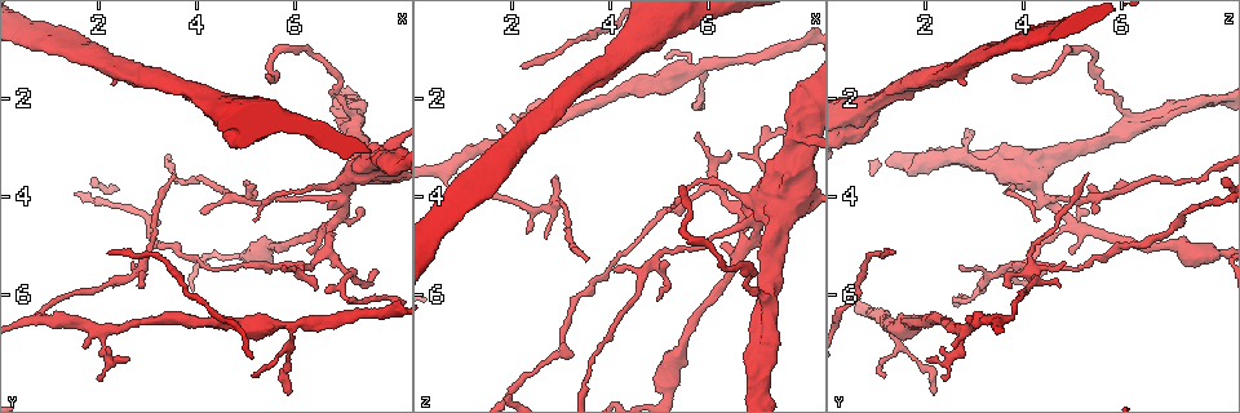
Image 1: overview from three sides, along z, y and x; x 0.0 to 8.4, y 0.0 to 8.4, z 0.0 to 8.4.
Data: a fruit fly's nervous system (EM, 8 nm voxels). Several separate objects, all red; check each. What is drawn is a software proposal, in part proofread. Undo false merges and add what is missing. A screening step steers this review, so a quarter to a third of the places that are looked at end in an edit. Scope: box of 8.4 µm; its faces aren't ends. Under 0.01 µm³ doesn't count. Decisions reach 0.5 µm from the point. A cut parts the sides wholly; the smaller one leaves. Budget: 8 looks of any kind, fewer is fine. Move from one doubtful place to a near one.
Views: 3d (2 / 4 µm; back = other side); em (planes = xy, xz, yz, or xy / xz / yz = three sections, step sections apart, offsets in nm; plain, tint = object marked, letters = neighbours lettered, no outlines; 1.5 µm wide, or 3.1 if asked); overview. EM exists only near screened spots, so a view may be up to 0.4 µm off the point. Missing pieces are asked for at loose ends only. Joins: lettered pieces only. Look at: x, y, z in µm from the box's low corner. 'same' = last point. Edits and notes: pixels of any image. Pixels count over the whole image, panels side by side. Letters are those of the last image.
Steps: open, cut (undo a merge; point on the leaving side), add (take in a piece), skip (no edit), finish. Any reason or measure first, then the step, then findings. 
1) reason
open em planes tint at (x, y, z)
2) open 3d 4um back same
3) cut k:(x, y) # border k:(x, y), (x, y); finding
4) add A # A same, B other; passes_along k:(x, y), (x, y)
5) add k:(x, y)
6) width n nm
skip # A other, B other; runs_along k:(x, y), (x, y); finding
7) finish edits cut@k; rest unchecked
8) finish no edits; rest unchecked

sharp bend
open em yz step 4 tint at (6.95, 1.65, 5.55)

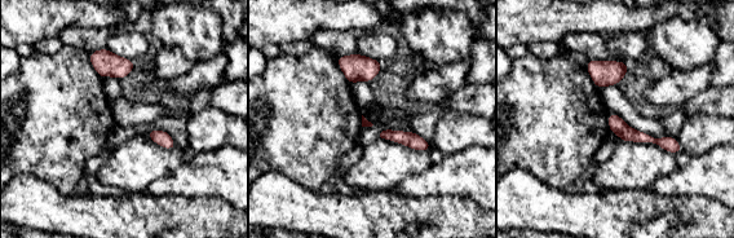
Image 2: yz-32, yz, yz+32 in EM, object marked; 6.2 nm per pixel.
open em planes tint same

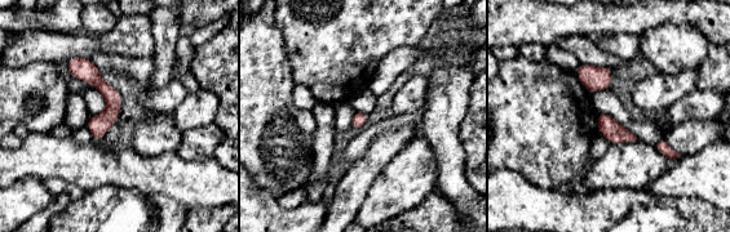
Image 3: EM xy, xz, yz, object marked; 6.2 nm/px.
open em planes letters same

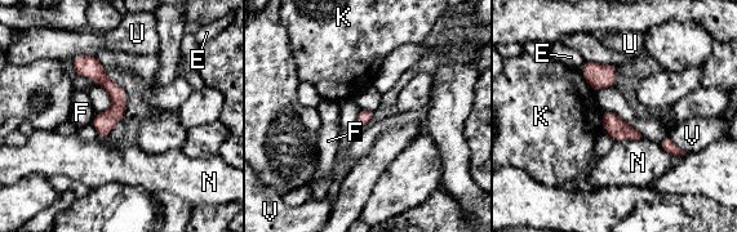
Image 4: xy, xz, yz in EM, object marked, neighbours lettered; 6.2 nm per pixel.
width 70 nm
skip # E other, F other, K other, N other, U other, V other; runs_along 4:(78, 59), (116, 93), (101, 135); continuous, no second cell

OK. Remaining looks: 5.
free end
open em planes tint at (7.70, 5.55, 4.45)

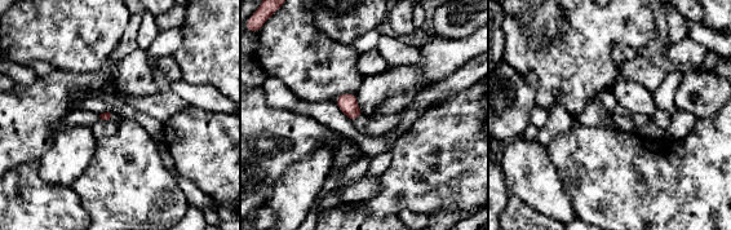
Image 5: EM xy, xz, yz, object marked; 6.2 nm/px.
see the neighbours
open em planes letters same

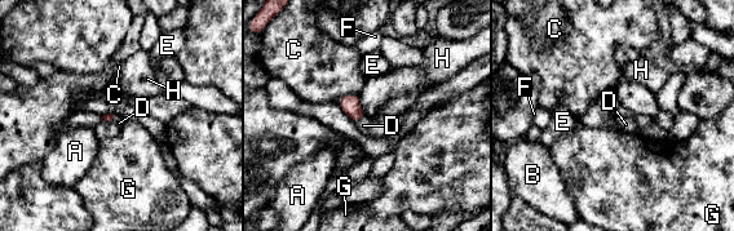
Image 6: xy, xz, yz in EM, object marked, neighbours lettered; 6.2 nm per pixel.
add D # A other, B other, C other, D same, E other, F other, G other, H other; the cell continues

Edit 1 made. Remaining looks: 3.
redraw
open overview

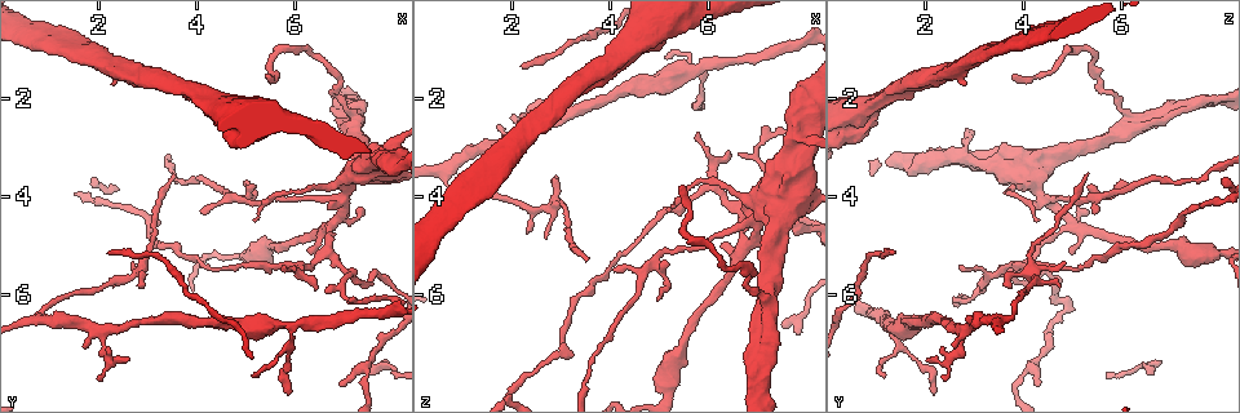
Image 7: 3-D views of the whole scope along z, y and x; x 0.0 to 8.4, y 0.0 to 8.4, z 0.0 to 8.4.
side arm on a straight run
open 3d 4um back at (2.10, 6.70, 2.70)

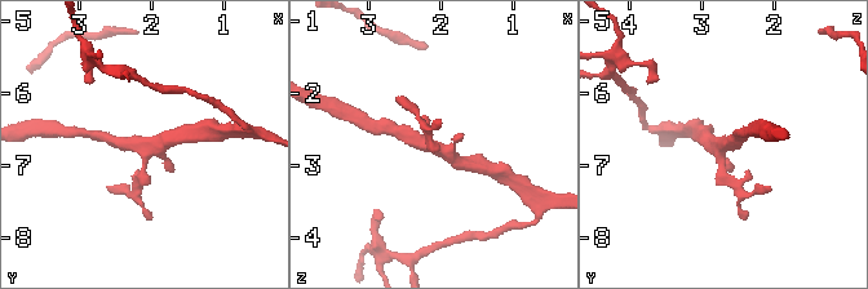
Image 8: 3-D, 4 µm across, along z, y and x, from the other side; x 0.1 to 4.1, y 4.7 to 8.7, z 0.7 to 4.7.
open em planes letters at (2.15, 6.75, 2.70)

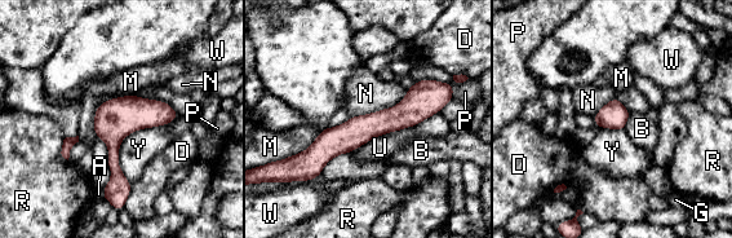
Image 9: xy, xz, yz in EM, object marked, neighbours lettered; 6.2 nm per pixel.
skip # A other, B other, D other, G other, M other, N other, P other, R other, U other, W other, Y other; runs_along 9:(437, 91), (304, 162); continuous, no second cell

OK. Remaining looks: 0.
finish edits add@6; rest unchecked

